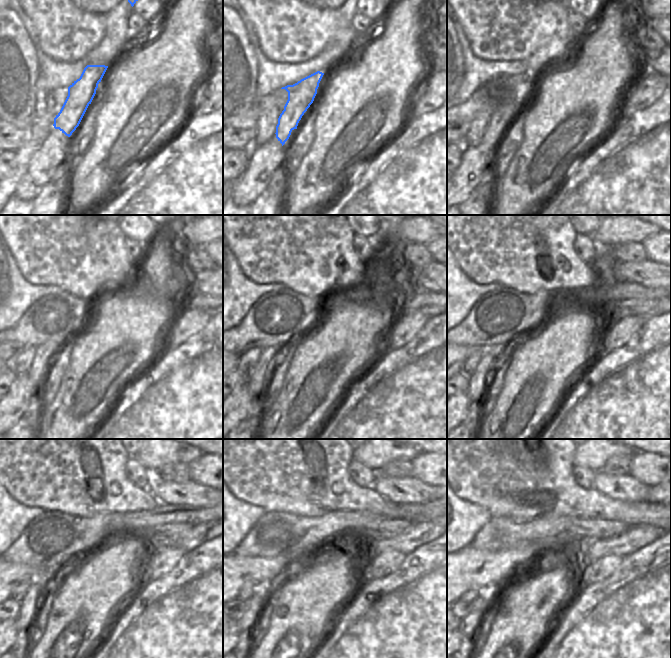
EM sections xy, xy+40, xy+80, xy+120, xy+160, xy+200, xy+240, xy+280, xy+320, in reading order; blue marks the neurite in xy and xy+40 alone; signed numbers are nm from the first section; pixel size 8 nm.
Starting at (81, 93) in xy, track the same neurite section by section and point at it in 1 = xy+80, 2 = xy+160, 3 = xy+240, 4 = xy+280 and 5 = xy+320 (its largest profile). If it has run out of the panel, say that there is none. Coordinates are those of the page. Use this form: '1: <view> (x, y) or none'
1: xy+80 (500, 120)
2: xy+160 (256, 381)
3: xy+240 (29, 604)
4: xy+280 (246, 623)
5: xy+320 (469, 625)

